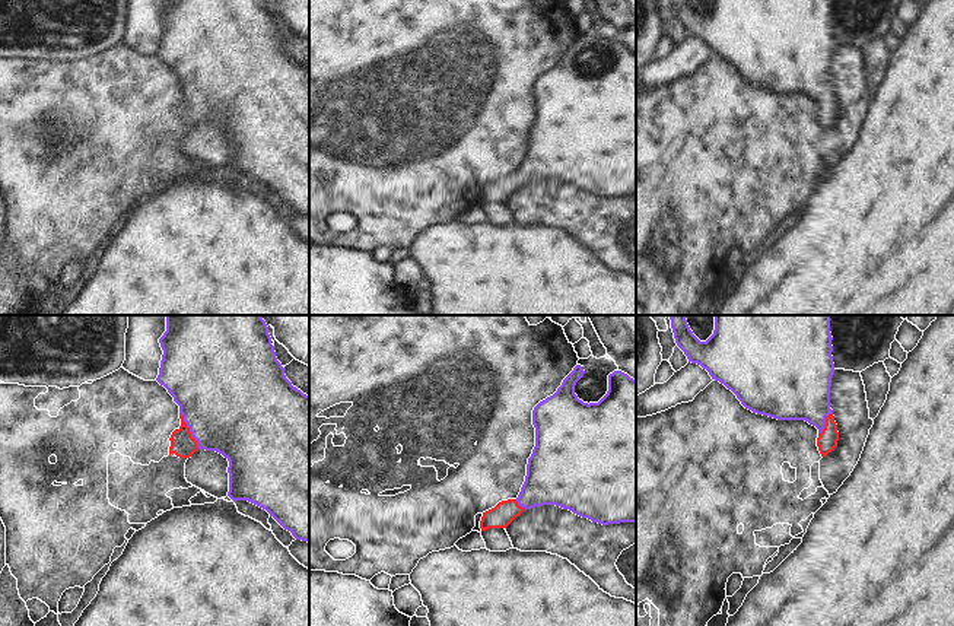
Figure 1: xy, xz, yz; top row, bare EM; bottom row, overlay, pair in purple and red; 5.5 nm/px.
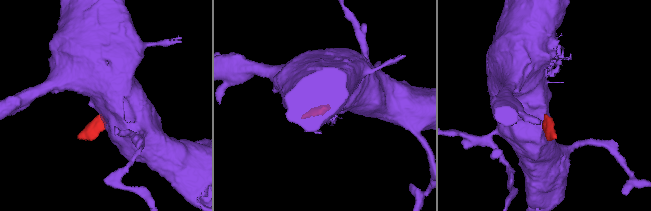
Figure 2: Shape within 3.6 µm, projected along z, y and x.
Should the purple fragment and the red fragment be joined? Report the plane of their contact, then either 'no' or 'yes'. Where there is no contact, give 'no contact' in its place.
contact in xy; yes

